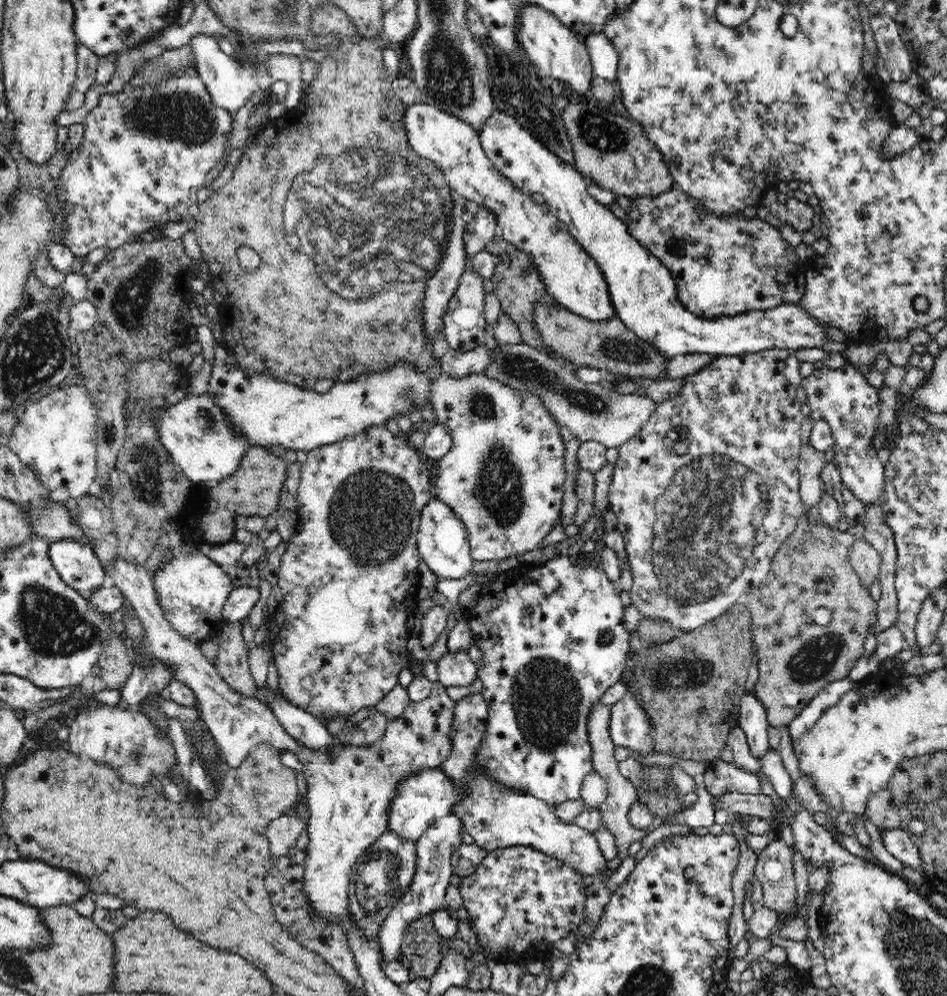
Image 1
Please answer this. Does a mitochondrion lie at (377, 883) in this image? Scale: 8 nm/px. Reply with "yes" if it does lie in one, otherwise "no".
yes

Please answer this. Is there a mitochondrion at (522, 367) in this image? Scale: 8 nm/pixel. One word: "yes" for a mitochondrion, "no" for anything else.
yes

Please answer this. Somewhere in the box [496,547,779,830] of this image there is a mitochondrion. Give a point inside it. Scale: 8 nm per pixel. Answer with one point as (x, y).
(546, 698)

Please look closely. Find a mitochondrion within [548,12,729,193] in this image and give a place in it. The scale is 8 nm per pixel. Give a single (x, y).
(651, 51)

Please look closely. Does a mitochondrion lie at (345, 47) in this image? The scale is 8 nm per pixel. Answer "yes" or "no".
no

